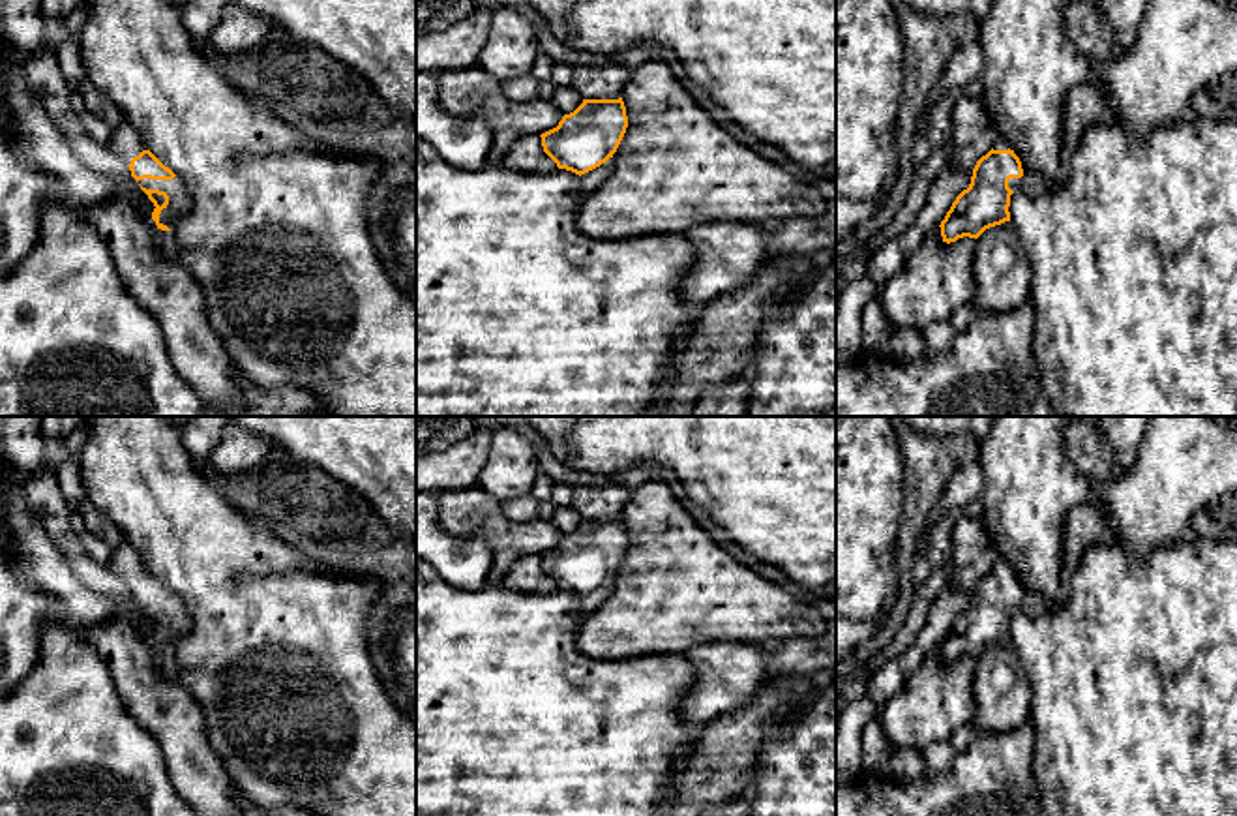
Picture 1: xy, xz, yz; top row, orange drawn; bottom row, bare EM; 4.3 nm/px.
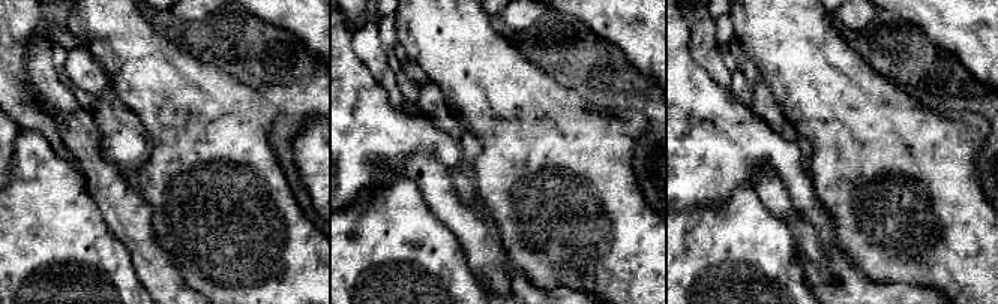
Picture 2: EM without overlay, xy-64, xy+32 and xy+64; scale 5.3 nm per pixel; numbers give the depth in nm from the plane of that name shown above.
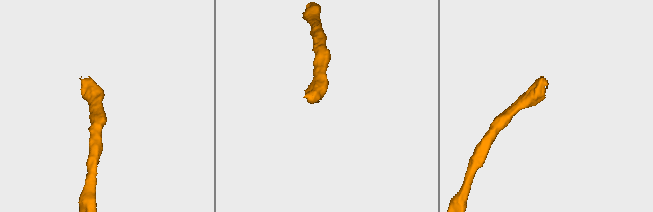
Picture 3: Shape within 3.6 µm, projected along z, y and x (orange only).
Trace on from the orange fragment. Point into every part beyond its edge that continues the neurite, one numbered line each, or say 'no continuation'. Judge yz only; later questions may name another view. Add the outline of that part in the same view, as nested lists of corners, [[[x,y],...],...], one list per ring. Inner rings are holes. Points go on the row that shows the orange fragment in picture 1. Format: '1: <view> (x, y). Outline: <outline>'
1: yz (1031, 182). Outline: [[[1023,167],[1023,176],[1021,178],[1010,178],[1008,180],[1008,188],[1012,191],[1025,191],[1031,197],[1038,197],[1044,191],[1050,189],[1048,182],[1035,171],[1029,171],[1027,167]]]

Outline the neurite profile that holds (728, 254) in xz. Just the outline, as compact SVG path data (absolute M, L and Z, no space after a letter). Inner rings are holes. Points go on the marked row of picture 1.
M710 221L697 223L680 236L692 244L695 259L678 291L697 306L748 287L778 255L776 240L761 225Z

